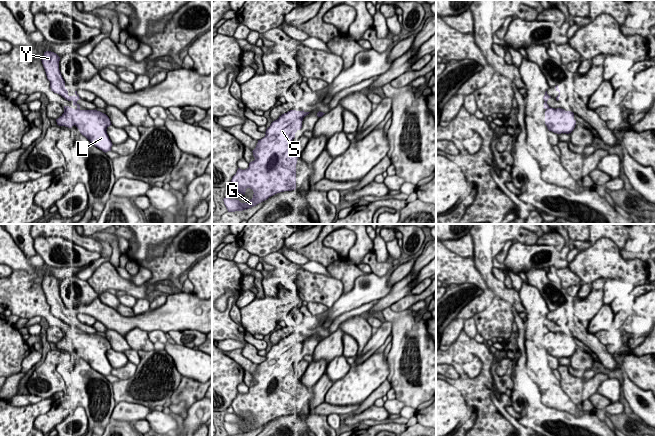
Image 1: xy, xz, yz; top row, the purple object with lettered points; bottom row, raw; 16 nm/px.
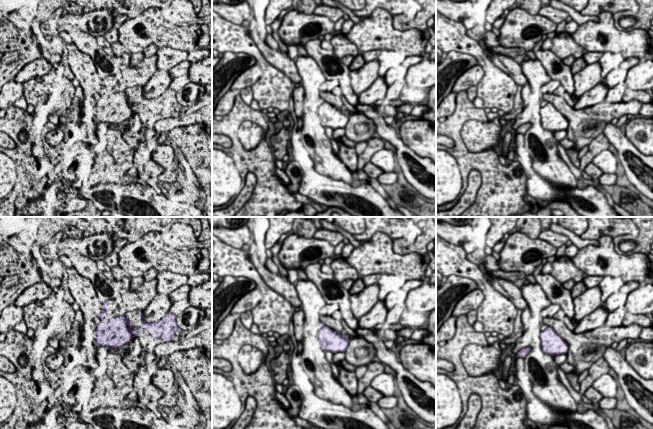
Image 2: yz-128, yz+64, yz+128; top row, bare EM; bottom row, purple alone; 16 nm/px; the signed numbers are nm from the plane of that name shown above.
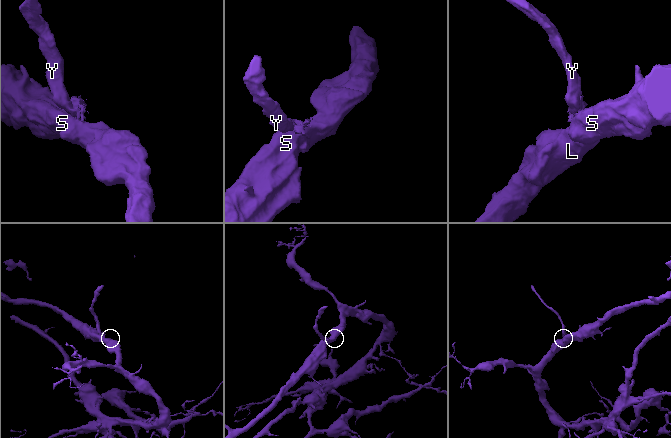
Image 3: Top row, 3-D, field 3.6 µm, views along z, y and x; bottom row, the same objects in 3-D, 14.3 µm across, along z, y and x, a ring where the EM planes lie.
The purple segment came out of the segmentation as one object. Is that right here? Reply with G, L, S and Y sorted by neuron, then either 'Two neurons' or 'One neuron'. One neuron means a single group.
Groups: G L S / Y. Two neurons

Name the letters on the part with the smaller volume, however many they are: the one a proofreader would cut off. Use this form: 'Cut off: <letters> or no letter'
Cut off: Y

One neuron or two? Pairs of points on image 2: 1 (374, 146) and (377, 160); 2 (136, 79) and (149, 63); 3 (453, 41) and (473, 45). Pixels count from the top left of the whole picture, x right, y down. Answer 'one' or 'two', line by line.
1: two
2: one
3: one

